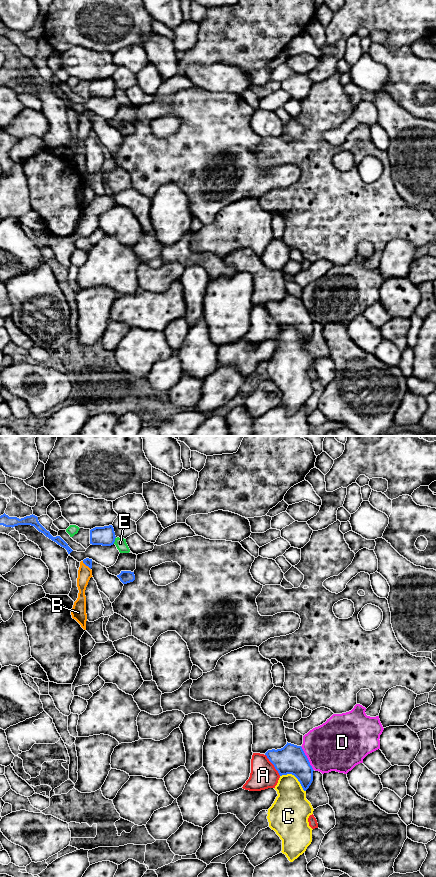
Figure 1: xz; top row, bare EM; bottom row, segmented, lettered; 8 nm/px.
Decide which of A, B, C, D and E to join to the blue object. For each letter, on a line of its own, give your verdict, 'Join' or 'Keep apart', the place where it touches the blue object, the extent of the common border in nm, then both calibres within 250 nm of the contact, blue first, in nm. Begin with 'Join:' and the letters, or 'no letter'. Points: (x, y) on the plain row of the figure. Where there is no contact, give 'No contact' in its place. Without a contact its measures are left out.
Join: no letter
A: Keep apart. Touches blue at xz (273, 316). Shared border 220 nm. Thickness 240 nm (blue) against 220 nm
B: Keep apart. Touches blue at xz (86, 117). Shared border 100 nm. Thickness 60 nm (blue) against 110 nm
C: Keep apart. Touches blue at xz (295, 328). Shared border 240 nm. Thickness 240 nm (blue) against 280 nm
D: Keep apart. Touches blue at xz (307, 310). Shared border 220 nm. Thickness 240 nm (blue) against 400 nm
E: Keep apart. Touches blue at xz (114, 92). Shared border 60 nm. Thickness 160 nm (blue) against 90 nm

